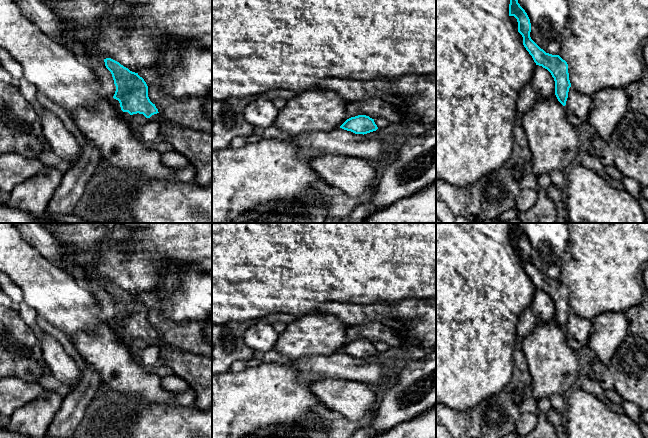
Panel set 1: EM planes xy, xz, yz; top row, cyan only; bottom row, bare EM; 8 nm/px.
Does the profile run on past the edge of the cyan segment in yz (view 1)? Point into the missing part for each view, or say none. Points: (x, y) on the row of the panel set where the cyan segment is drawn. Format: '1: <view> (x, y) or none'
1: none

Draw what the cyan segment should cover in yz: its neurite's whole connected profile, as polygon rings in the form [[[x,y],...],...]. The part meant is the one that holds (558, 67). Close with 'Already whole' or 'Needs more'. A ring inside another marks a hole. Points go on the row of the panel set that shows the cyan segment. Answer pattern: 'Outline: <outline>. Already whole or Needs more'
Outline: [[[510,0],[509,16],[514,16],[518,22],[518,32],[523,37],[523,45],[532,56],[536,65],[547,69],[555,81],[555,95],[558,101],[565,106],[571,83],[569,80],[568,64],[559,55],[546,53],[530,37],[531,23],[525,10],[518,0]]]. Already whole

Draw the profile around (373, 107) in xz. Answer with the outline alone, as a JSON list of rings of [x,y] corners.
[[[379,98],[348,102],[346,111],[349,118],[358,115],[366,115],[372,119],[383,117],[391,123],[398,123],[402,119],[401,114],[391,104]]]

